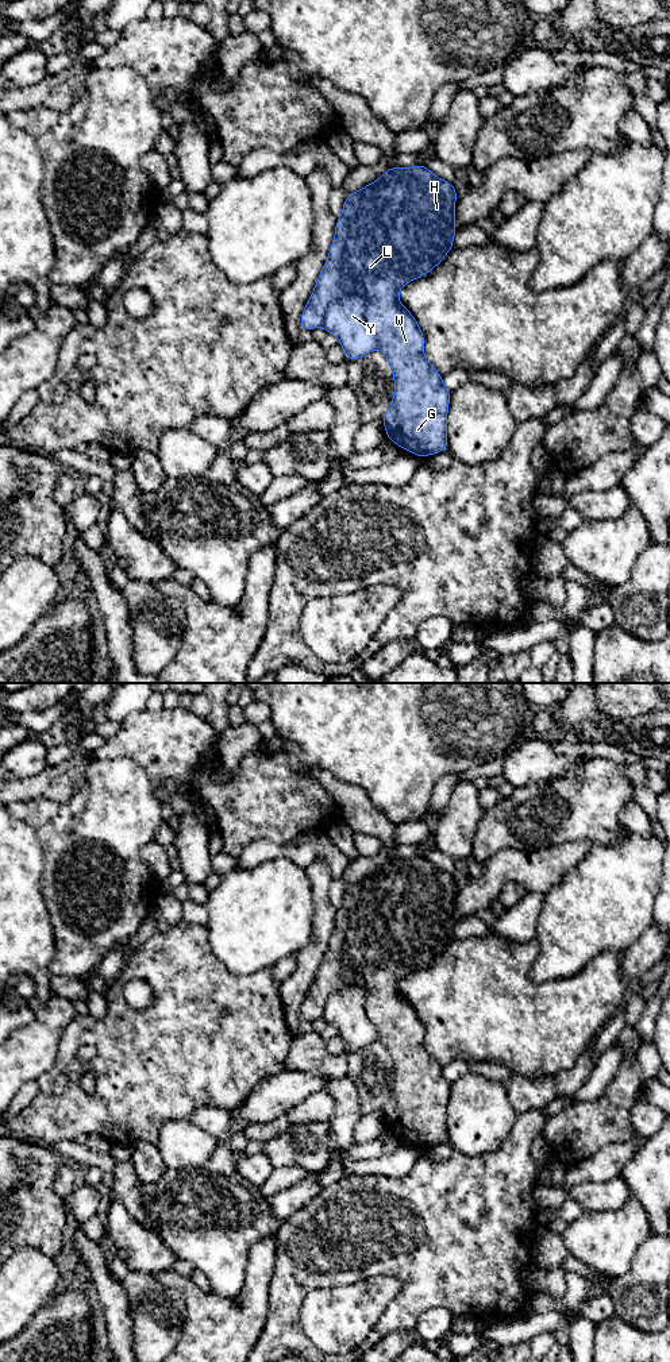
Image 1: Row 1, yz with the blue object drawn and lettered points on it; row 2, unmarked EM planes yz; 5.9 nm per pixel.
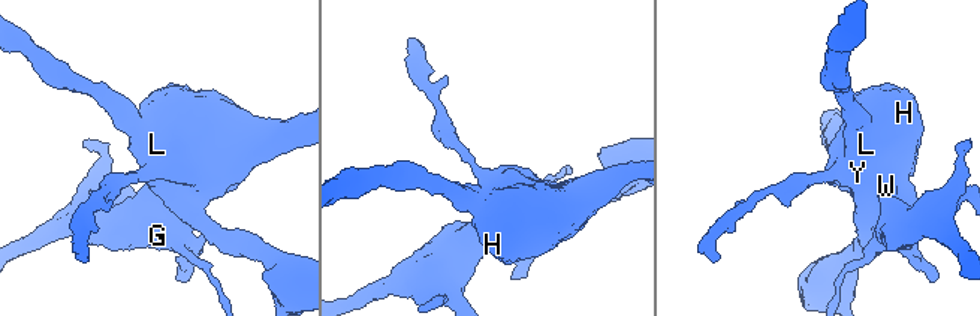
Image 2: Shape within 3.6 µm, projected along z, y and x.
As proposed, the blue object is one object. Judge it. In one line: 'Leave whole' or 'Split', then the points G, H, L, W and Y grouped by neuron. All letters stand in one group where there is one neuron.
Split. Groups: G H L W / Y

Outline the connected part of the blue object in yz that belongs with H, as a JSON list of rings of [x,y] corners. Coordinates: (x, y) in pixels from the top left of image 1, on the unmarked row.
[[[423,856],[388,859],[381,869],[346,887],[328,950],[300,1008],[300,1020],[313,1022],[321,1016],[330,995],[349,981],[366,989],[366,1014],[393,1061],[393,1091],[381,1110],[386,1130],[419,1149],[448,1141],[451,1083],[426,1050],[423,1022],[398,992],[398,983],[408,973],[426,968],[454,939],[455,894],[457,879]]]

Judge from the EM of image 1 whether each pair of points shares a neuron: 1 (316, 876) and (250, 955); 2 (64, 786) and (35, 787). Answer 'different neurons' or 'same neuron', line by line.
1: different neurons
2: same neuron

